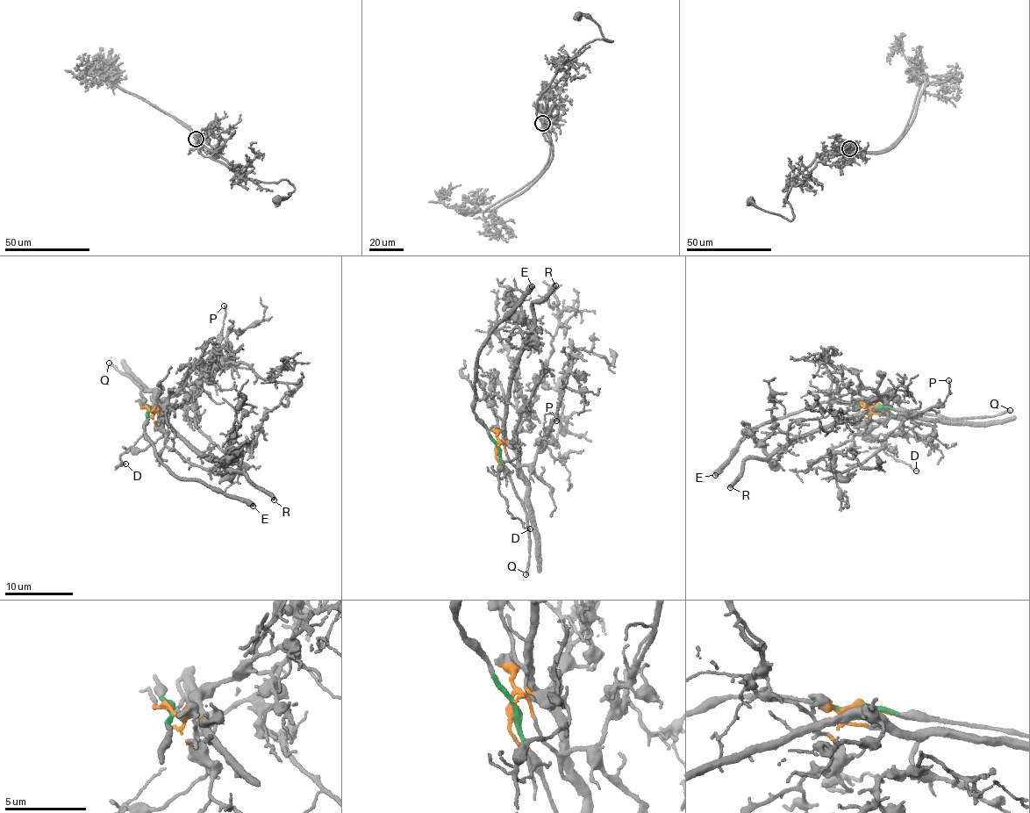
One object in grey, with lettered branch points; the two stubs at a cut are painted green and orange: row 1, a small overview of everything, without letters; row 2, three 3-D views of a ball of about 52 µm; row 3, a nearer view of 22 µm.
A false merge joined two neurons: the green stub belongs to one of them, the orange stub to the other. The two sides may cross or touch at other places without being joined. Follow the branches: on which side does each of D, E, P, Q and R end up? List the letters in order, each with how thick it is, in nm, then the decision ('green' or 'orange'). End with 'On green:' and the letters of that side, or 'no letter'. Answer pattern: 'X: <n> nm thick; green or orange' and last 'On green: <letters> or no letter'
D: 130 nm thick; orange
E: 550 nm thick; green
P: 120 nm thick; orange
Q: 220 nm thick; green
R: 400 nm thick; orange
On green: E, Q

